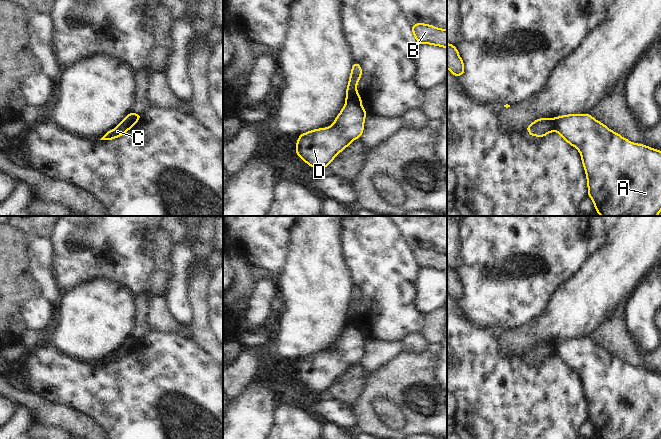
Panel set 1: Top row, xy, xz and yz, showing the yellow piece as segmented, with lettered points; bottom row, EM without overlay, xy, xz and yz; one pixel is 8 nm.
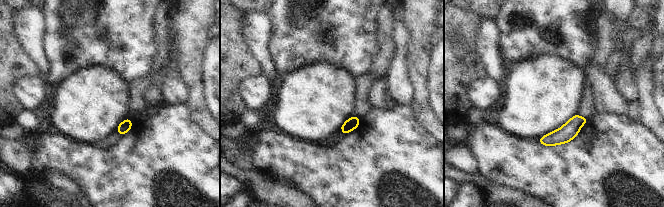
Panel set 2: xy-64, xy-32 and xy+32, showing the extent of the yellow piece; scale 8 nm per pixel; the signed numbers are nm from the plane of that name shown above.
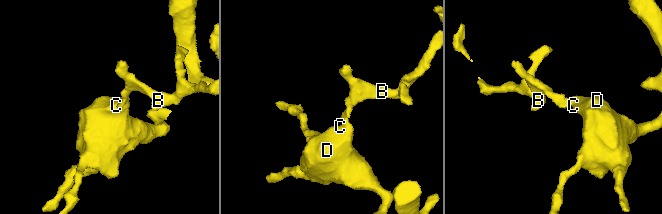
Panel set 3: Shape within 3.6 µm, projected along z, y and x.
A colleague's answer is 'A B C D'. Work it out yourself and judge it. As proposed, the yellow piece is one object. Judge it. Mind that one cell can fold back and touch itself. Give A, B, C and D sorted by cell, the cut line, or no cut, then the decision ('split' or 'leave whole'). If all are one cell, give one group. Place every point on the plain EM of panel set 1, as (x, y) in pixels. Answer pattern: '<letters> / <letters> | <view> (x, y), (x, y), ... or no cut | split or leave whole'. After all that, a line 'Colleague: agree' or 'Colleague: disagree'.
A C D / B | xy (130, 337), (132, 341), (127, 347), (127, 352) | split
Colleague: disagree

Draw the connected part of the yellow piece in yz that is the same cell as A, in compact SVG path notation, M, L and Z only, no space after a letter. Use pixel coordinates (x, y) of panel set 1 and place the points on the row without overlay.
M571 338L558 341L557 356L570 369L575 370L581 380L586 401L588 405L588 420L594 426L596 436L600 439L658 439L661 435L661 375L644 370L643 368L634 368L627 363L621 361L618 357L608 353L604 348L595 344L591 339L587 338Z

